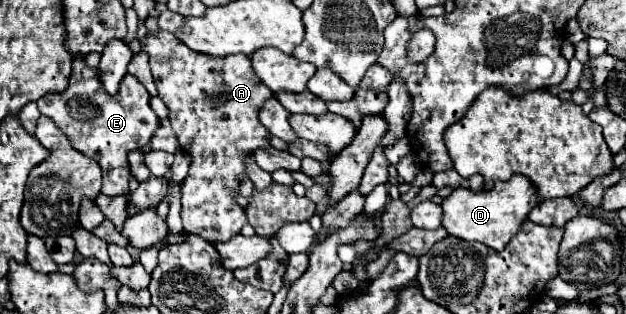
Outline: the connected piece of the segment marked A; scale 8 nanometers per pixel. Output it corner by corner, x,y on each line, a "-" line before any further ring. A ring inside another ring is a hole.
159,31
157,35
145,35
141,39
141,49
149,53
149,65
159,91
159,97
169,109
171,127
179,139
181,149
191,157
191,167
181,183
181,217
183,227
189,233
201,235
211,243
225,243
241,233
247,223
245,209
235,203
239,195
241,177
247,177
245,159
253,155
255,149
271,147
271,133
259,121
259,109
273,95
267,85
253,73
251,59
247,55
229,57
209,57
205,53
191,51
173,33

